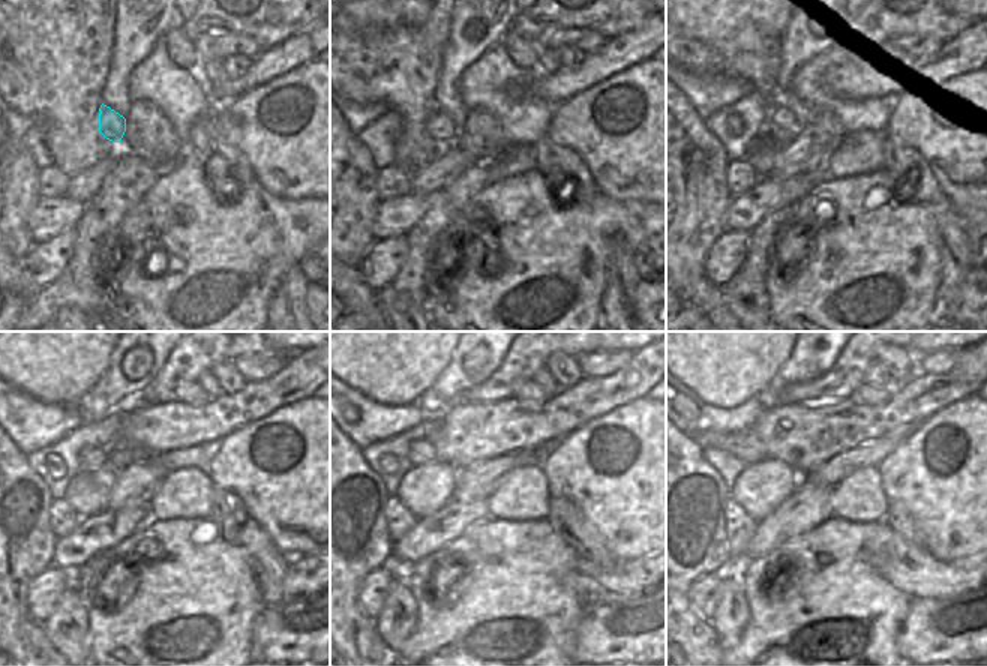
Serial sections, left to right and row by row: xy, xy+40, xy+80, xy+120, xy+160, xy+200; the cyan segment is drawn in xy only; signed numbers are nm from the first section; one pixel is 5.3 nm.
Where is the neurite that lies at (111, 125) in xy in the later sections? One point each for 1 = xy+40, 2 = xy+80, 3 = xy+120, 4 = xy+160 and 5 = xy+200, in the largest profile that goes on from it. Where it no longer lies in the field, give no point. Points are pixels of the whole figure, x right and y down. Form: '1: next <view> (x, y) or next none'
1: next xy+40 (440, 125)
2: next xy+80 (780, 125)
3: next xy+120 (89, 458)
4: next xy+160 (420, 452)
5: next xy+200 (743, 446)

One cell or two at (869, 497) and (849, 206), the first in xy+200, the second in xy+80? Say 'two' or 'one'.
two

